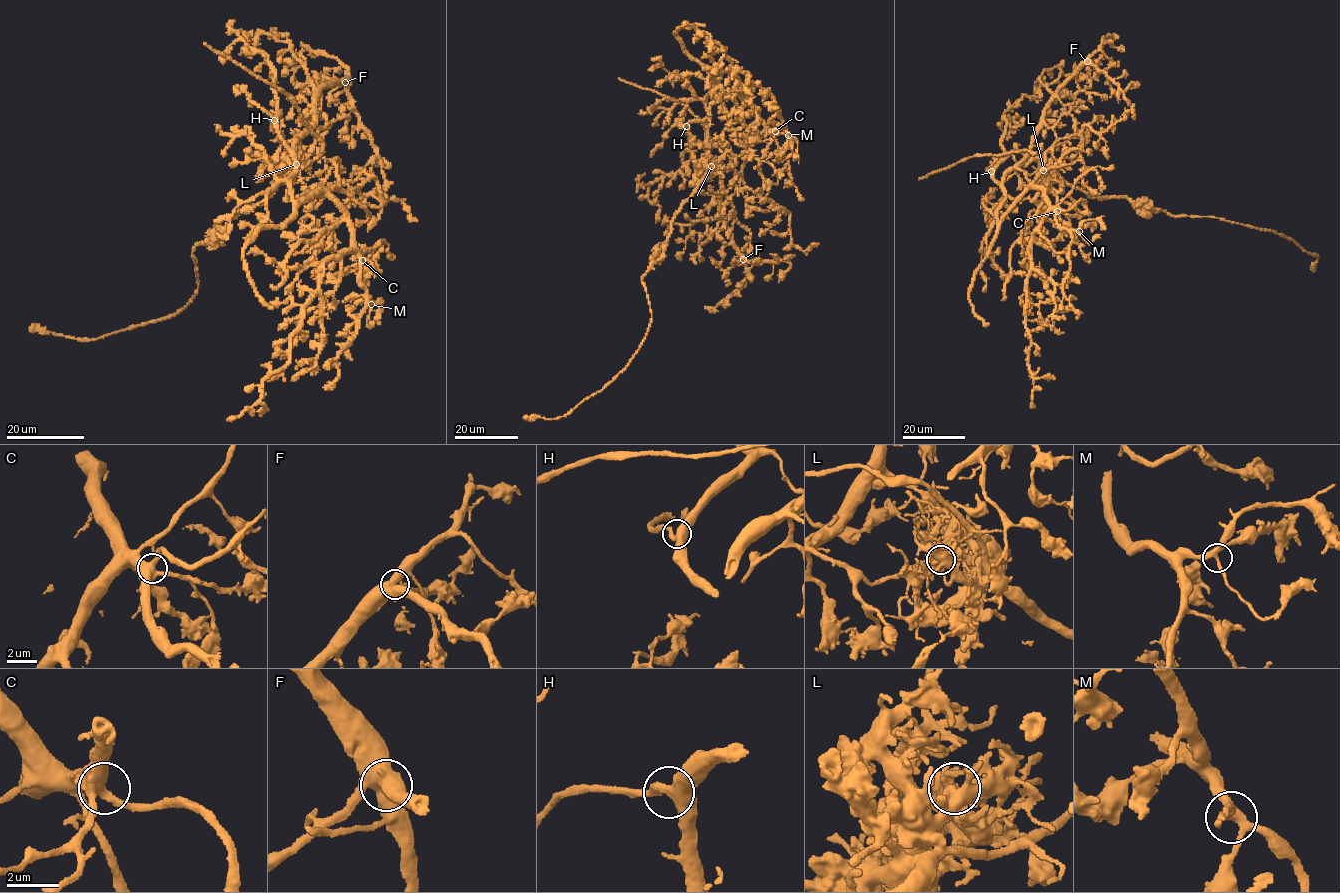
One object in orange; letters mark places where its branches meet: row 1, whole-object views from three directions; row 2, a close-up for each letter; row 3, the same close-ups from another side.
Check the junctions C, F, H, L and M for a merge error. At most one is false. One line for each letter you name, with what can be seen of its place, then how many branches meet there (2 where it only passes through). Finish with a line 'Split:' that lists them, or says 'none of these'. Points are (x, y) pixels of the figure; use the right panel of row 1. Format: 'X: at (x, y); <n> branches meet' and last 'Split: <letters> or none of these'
L: at (1043, 170); 4 branches meet
Split: L

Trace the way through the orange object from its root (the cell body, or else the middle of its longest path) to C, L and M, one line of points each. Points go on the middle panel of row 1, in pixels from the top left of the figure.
C: (707, 153), (712, 144), (706, 130), (706, 105), (712, 91), (737, 133), (754, 137), (775, 131)
L: (707, 153), (704, 166), (711, 165)
M: (707, 153), (712, 144), (706, 105), (712, 91), (737, 133), (756, 137), (775, 123), (788, 135)

